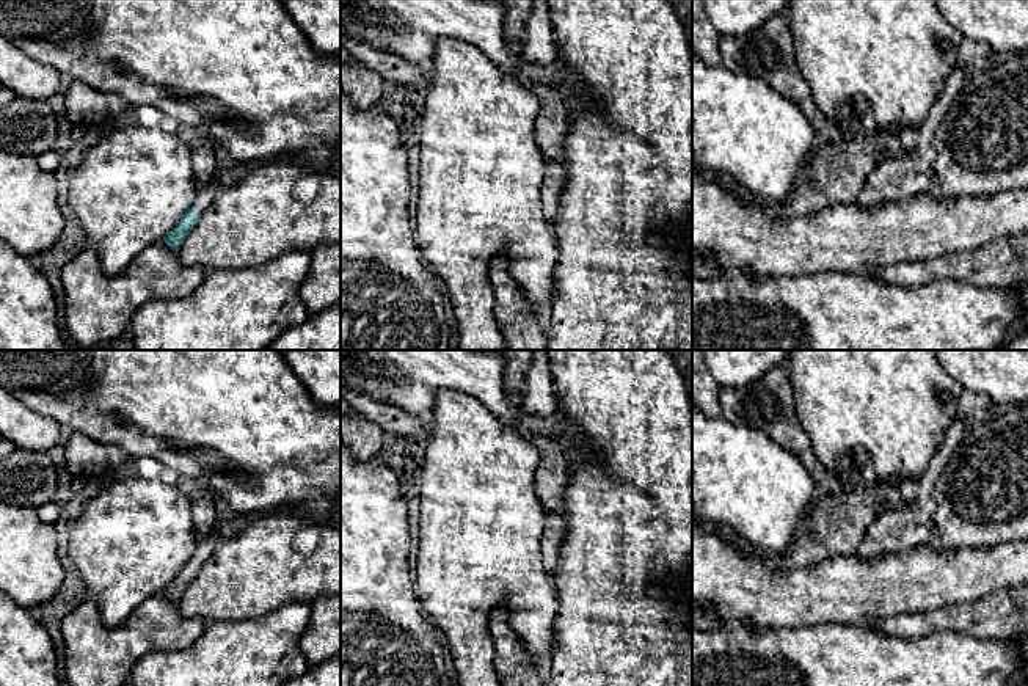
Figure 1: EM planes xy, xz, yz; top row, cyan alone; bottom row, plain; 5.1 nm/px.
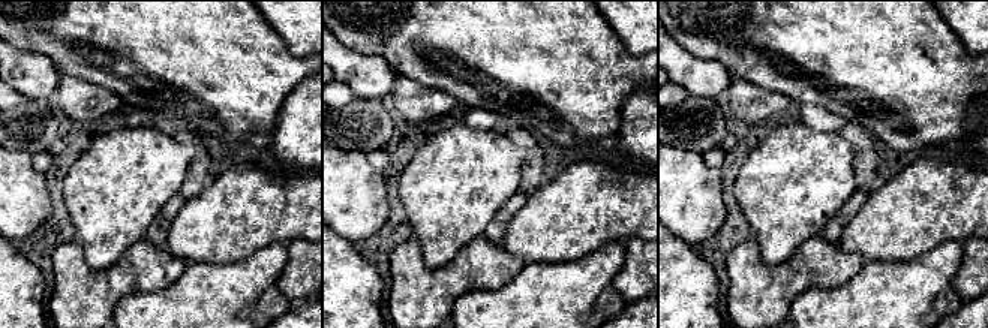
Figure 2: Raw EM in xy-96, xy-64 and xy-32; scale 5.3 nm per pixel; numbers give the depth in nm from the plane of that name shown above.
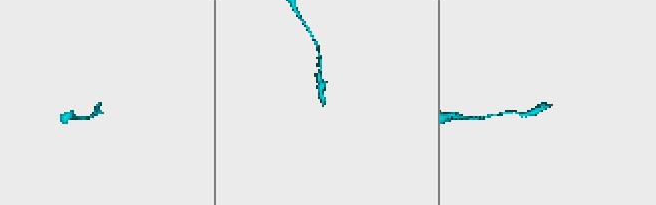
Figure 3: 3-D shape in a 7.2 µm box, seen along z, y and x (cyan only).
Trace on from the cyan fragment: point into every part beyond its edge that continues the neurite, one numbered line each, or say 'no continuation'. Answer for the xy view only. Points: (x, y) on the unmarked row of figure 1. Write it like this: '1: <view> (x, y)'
1: xy (206, 547)

